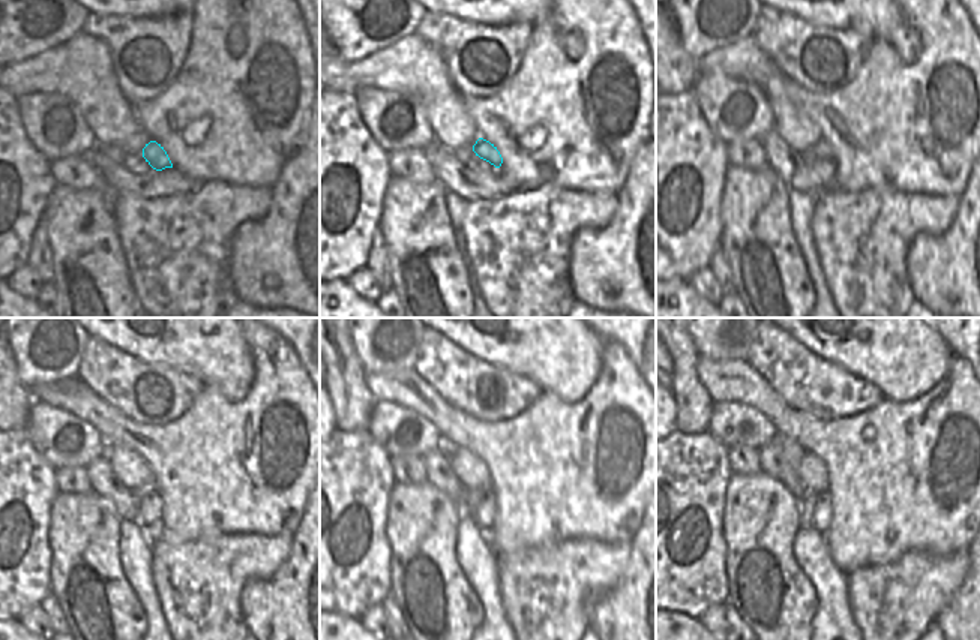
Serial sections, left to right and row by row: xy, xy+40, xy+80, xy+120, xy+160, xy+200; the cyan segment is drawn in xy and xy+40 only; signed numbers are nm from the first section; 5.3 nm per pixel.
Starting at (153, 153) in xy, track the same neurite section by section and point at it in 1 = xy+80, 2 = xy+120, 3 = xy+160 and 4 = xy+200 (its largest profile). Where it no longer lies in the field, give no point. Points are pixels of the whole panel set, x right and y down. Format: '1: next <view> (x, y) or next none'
1: next xy+80 (821, 150)
2: next xy+120 (149, 487)
3: next xy+160 (471, 496)
4: next xy+200 (806, 502)

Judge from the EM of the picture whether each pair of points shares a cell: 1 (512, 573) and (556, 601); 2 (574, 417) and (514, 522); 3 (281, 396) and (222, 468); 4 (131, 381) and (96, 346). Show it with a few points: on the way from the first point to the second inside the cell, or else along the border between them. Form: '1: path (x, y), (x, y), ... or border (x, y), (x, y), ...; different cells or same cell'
1: path (523, 574), (545, 591); same cell
2: path (574, 442), (569, 465), (539, 496); same cell
3: path (263, 411), (257, 433), (240, 450); same cell
4: path (120, 376), (101, 357); same cell

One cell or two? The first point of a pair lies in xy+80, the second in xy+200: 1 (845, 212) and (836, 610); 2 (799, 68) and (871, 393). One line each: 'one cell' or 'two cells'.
1: two cells
2: one cell

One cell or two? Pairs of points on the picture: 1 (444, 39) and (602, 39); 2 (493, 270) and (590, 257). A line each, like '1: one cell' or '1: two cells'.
1: two cells
2: two cells

